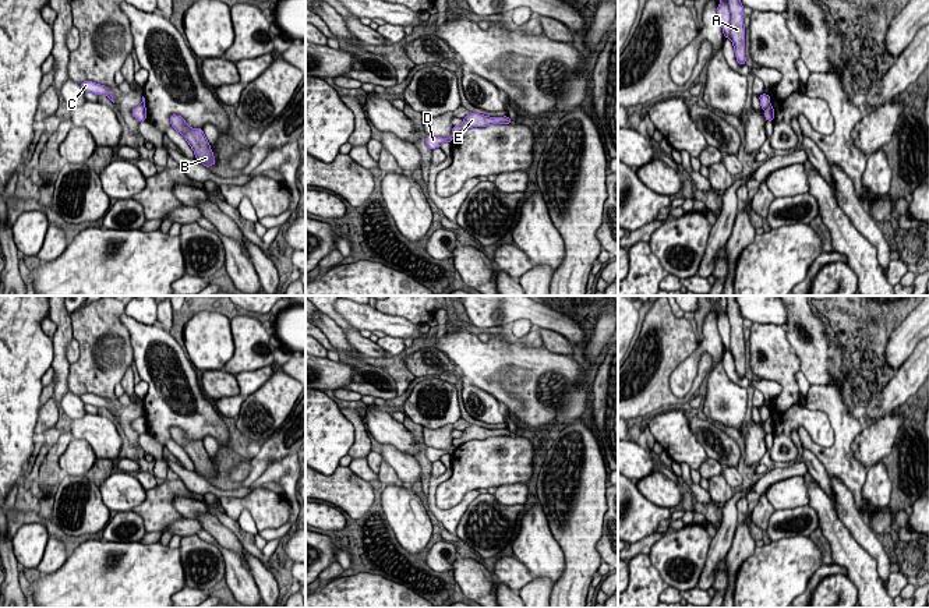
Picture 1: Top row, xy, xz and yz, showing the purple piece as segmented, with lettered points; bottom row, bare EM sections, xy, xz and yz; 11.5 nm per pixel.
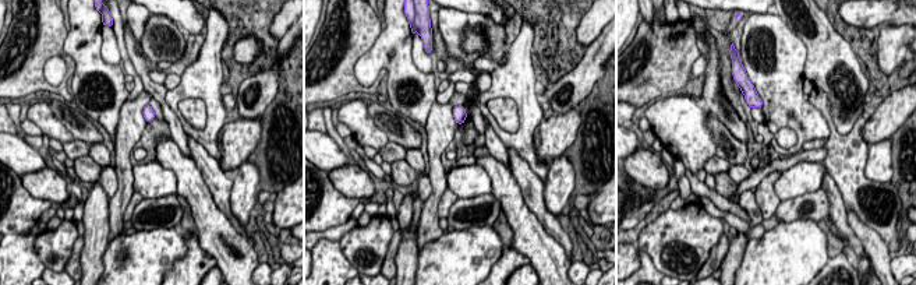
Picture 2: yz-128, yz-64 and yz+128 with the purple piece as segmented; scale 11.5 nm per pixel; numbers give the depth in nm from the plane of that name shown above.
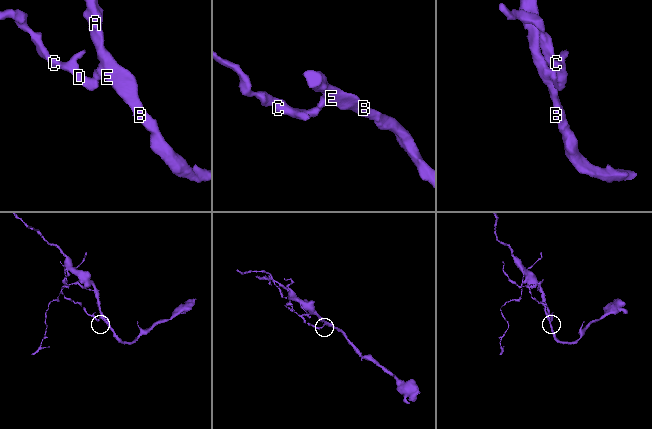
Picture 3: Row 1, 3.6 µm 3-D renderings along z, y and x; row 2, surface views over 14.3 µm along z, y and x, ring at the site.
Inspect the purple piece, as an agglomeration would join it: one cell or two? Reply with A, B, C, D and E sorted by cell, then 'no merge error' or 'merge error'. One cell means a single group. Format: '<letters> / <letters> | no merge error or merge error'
A B E / C D | merge error

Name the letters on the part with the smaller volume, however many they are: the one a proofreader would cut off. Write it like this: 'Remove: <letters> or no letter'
Remove: C, D

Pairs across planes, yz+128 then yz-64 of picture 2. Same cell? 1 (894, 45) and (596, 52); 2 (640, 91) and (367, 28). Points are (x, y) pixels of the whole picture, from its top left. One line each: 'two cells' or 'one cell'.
1: two cells
2: one cell

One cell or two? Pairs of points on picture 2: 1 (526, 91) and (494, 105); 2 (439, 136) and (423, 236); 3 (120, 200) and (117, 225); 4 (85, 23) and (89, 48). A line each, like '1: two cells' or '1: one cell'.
1: two cells
2: one cell
3: one cell
4: one cell

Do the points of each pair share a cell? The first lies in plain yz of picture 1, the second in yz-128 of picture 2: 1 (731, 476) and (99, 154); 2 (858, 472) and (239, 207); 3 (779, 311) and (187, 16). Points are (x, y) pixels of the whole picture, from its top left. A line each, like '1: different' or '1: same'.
1: same
2: different
3: same

